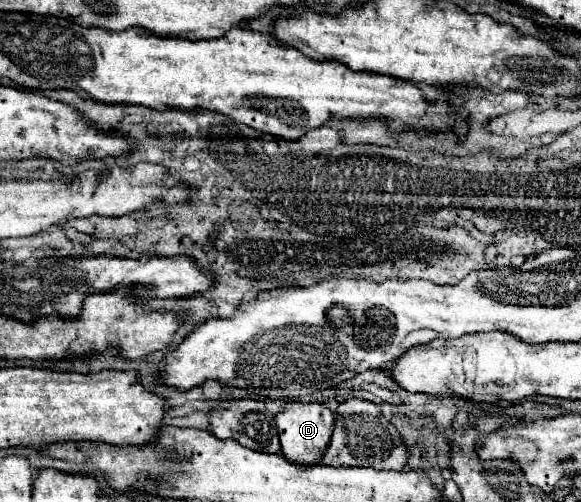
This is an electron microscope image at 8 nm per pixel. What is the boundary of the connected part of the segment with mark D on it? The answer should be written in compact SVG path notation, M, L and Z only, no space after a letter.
M285 402L285 410L275 414L281 452L297 464L313 464L321 460L325 446L333 432L333 412L323 402Z

